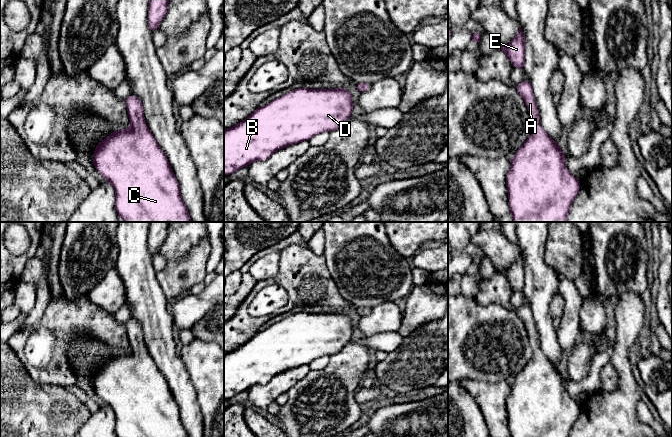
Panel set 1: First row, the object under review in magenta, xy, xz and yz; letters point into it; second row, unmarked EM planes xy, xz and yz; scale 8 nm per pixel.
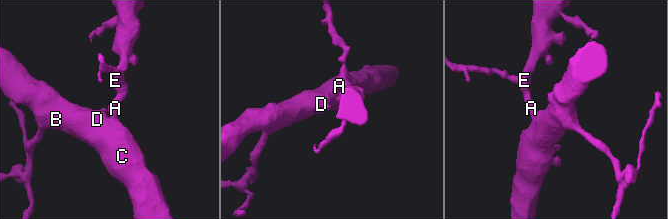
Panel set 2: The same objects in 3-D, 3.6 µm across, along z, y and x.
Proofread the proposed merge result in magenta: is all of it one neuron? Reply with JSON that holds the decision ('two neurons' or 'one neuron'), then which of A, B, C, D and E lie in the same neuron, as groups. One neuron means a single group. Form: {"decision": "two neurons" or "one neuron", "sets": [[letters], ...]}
{"decision": "one neuron", "sets": [["A", "B", "C", "D", "E"]]}

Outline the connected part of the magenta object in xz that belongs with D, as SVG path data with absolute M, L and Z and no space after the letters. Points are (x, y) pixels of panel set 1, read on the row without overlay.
M298 312L258 331L242 346L224 354L224 399L247 391L254 385L265 385L274 376L310 364L321 356L330 357L351 341L354 326L346 312Z

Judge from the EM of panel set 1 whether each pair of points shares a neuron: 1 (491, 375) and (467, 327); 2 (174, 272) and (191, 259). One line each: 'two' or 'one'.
1: one
2: one

